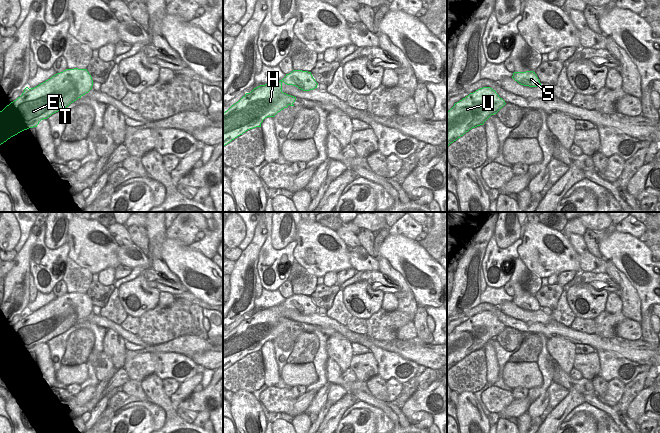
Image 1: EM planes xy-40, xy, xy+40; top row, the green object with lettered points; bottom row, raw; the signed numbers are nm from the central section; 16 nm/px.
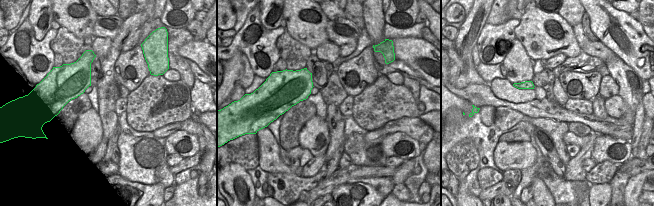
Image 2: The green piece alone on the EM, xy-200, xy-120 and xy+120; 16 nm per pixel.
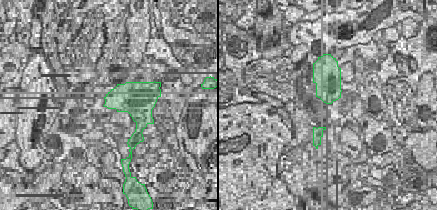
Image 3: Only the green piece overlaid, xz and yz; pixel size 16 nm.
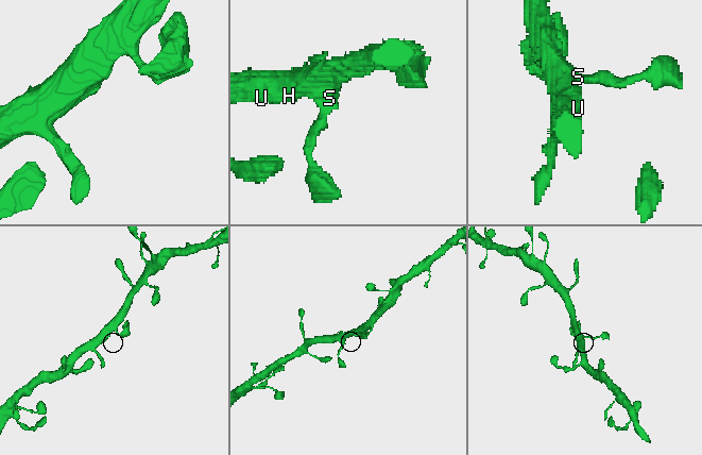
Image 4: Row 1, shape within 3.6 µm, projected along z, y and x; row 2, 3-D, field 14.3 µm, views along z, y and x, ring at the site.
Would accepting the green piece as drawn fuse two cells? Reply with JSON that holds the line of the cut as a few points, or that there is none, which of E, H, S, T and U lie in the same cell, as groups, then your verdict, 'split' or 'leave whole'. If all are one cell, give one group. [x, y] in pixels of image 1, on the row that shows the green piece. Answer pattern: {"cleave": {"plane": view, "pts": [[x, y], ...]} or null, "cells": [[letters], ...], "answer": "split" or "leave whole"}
{"cleave": null, "cells": [["E", "H", "S", "T", "U"]], "answer": "leave whole"}

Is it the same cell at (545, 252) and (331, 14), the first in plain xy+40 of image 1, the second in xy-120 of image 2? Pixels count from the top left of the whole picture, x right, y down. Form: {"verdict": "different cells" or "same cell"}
{"verdict": "different cells"}

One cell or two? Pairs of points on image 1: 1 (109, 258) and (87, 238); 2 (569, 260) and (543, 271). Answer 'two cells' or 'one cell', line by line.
1: one cell
2: one cell

